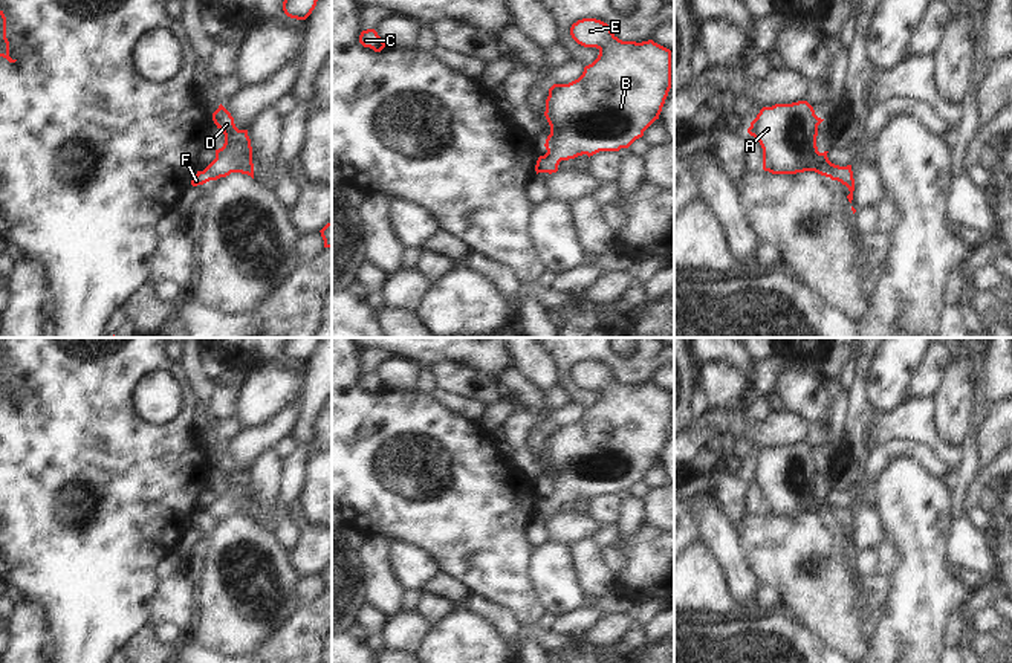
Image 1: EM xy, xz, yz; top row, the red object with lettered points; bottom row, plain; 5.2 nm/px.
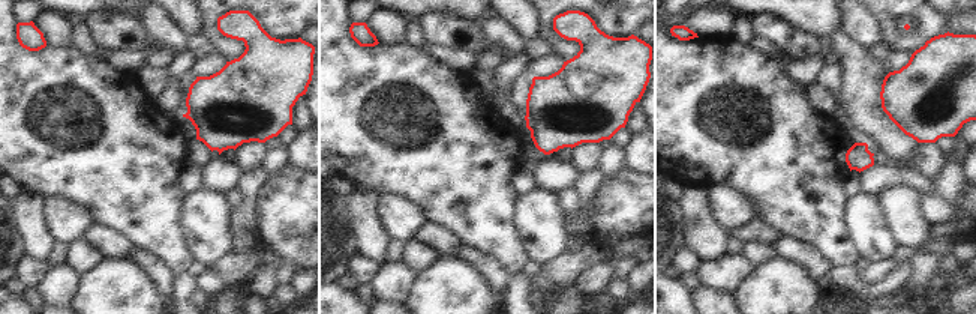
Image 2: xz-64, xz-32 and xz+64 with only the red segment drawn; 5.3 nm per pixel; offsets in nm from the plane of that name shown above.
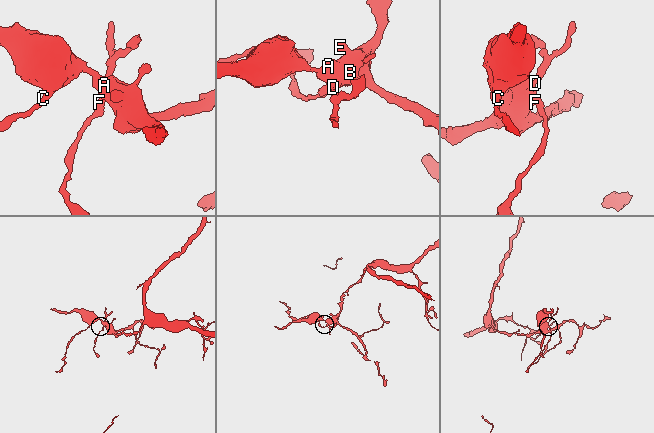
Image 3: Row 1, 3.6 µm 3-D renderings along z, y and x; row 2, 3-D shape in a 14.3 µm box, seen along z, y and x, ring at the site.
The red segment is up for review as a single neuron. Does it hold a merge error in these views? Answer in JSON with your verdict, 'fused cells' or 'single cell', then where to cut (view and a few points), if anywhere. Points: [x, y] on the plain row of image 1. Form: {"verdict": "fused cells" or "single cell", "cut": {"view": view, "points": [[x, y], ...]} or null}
{"verdict": "single cell", "cut": null}

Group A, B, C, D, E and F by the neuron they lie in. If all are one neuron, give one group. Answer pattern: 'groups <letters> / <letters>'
groups A B C D E F

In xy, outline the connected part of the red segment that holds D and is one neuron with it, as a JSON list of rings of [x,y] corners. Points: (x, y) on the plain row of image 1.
[[[222,446],[212,455],[212,463],[223,474],[225,486],[216,492],[216,501],[203,513],[197,513],[191,527],[203,527],[231,515],[248,516],[254,521],[252,489],[248,472],[238,472],[234,460]]]

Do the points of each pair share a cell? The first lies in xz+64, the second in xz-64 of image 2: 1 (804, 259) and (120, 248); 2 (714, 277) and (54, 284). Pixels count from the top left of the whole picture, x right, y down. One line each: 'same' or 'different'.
1: different
2: same

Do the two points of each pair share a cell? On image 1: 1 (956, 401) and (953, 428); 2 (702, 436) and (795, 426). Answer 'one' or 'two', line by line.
1: one
2: one

